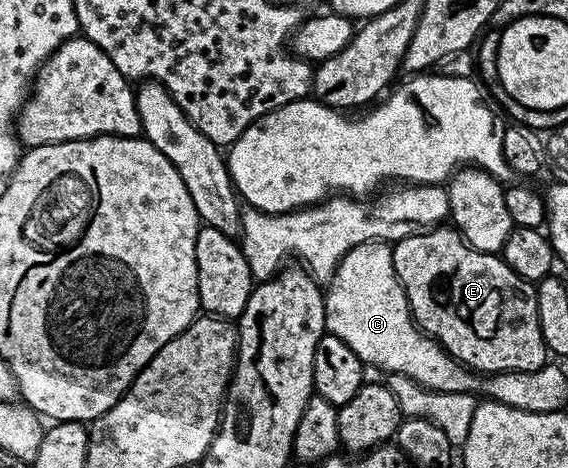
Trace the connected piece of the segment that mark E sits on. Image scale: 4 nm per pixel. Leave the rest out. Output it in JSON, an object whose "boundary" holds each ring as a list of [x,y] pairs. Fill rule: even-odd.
{"boundary":[[[440,224],[394,243],[391,255],[399,282],[407,291],[407,302],[415,325],[464,366],[488,375],[529,372],[541,368],[548,361],[549,351],[537,320],[535,286],[517,276],[517,272],[513,272],[499,254],[475,250],[459,235],[458,230]]]}

